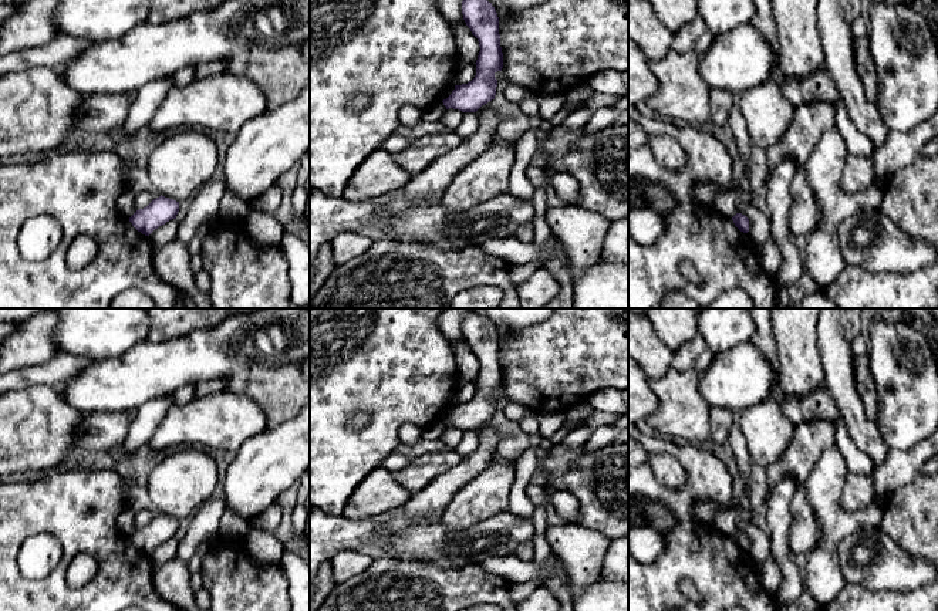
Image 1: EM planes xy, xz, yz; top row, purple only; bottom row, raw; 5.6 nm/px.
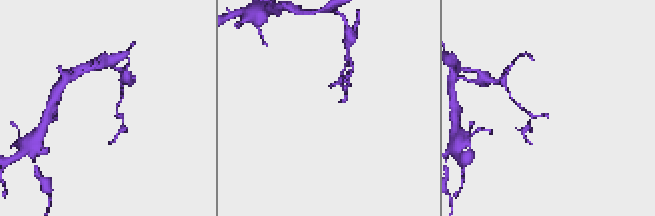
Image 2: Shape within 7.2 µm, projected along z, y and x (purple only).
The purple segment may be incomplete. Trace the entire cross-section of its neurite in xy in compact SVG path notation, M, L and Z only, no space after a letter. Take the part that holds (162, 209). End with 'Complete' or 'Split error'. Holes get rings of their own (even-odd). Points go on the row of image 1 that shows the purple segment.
M159 196L153 199L146 207L136 210L129 222L145 236L149 236L155 229L166 222L176 219L179 212L179 202Z. Complete

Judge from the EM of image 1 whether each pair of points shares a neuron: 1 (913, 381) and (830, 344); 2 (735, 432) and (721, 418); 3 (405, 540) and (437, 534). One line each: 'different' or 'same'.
1: different
2: different
3: same

